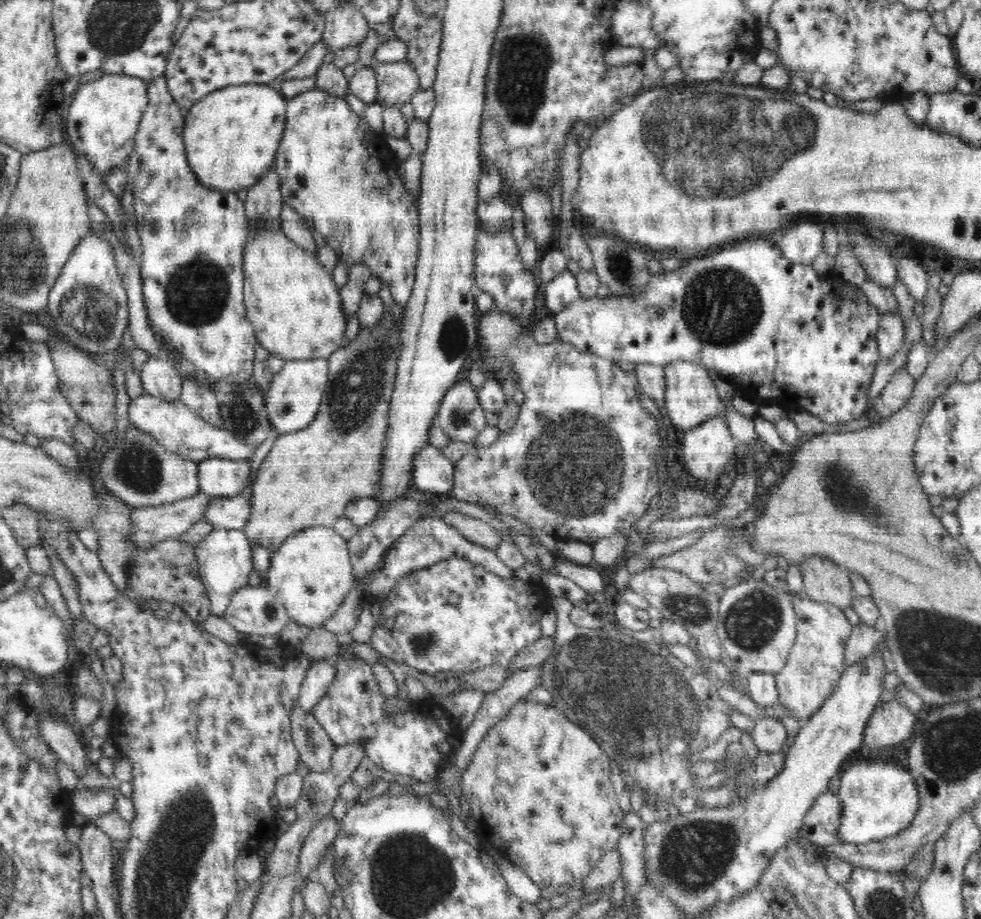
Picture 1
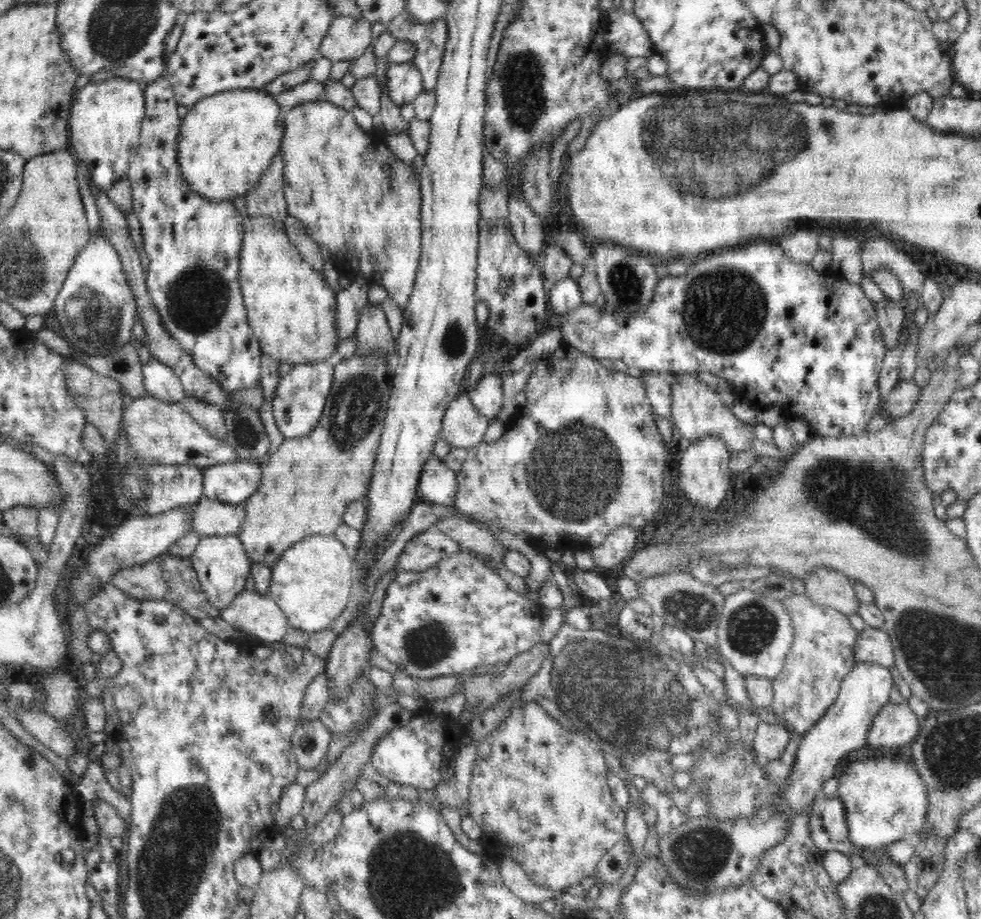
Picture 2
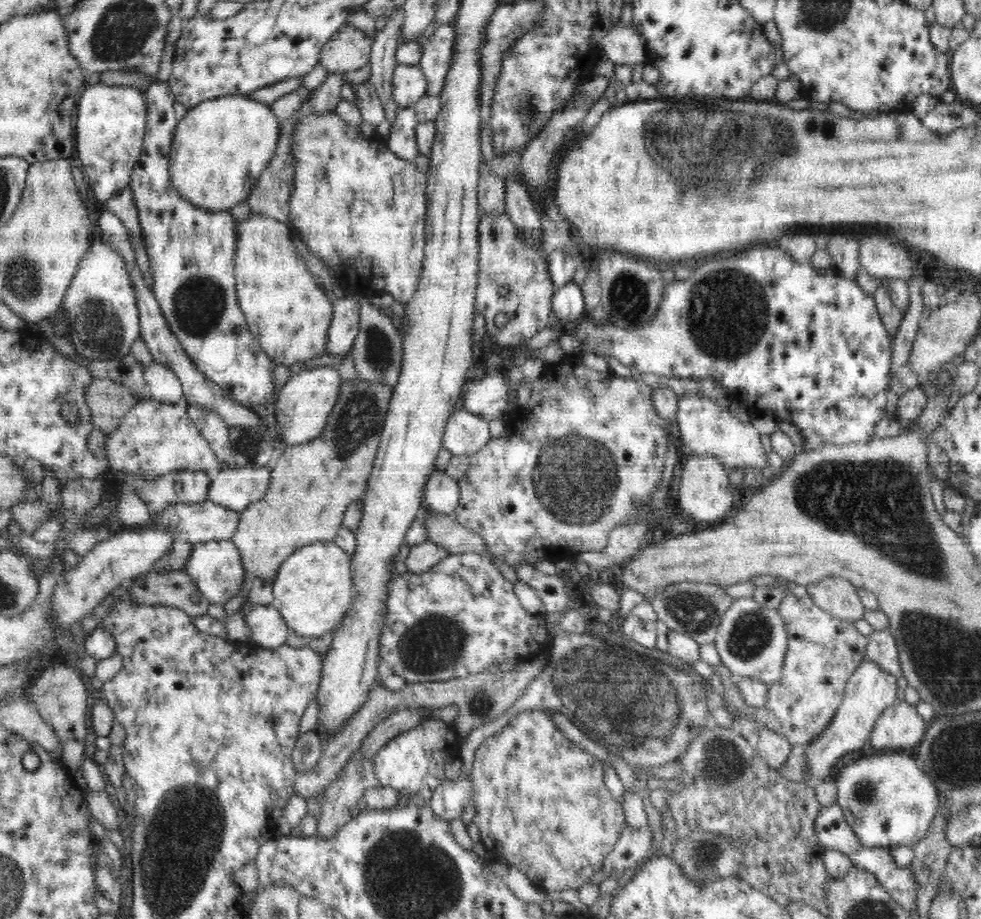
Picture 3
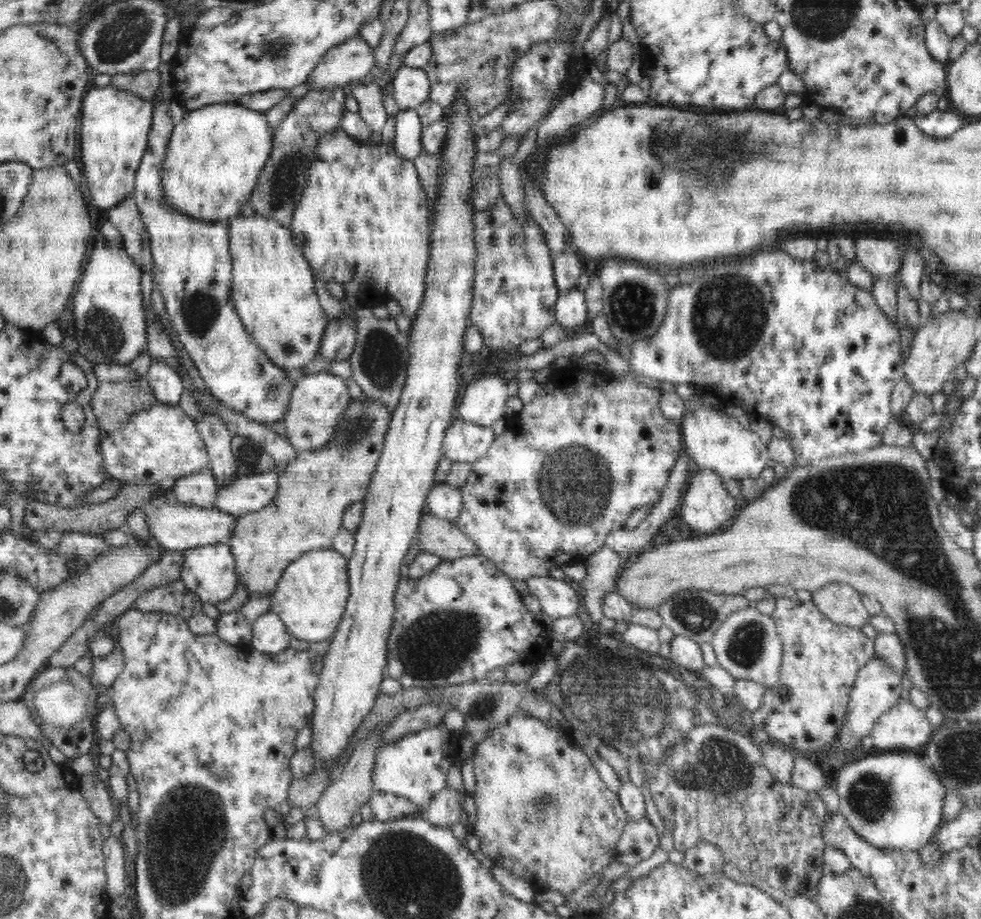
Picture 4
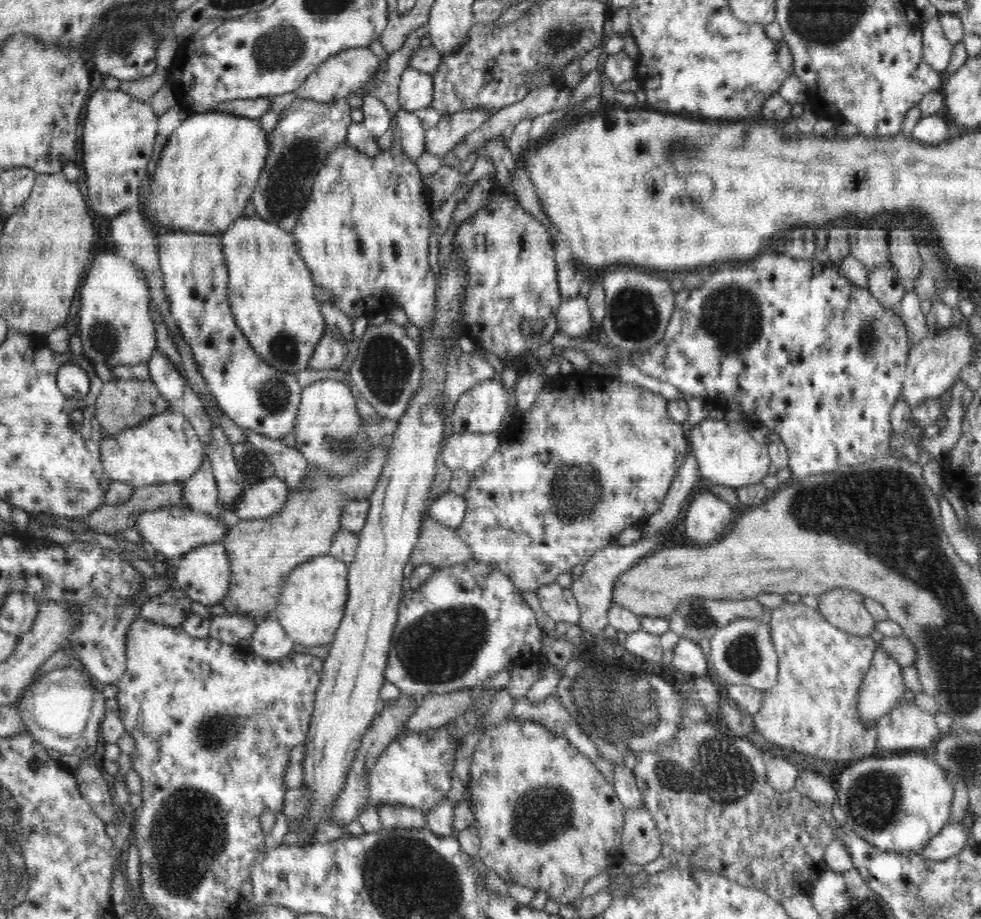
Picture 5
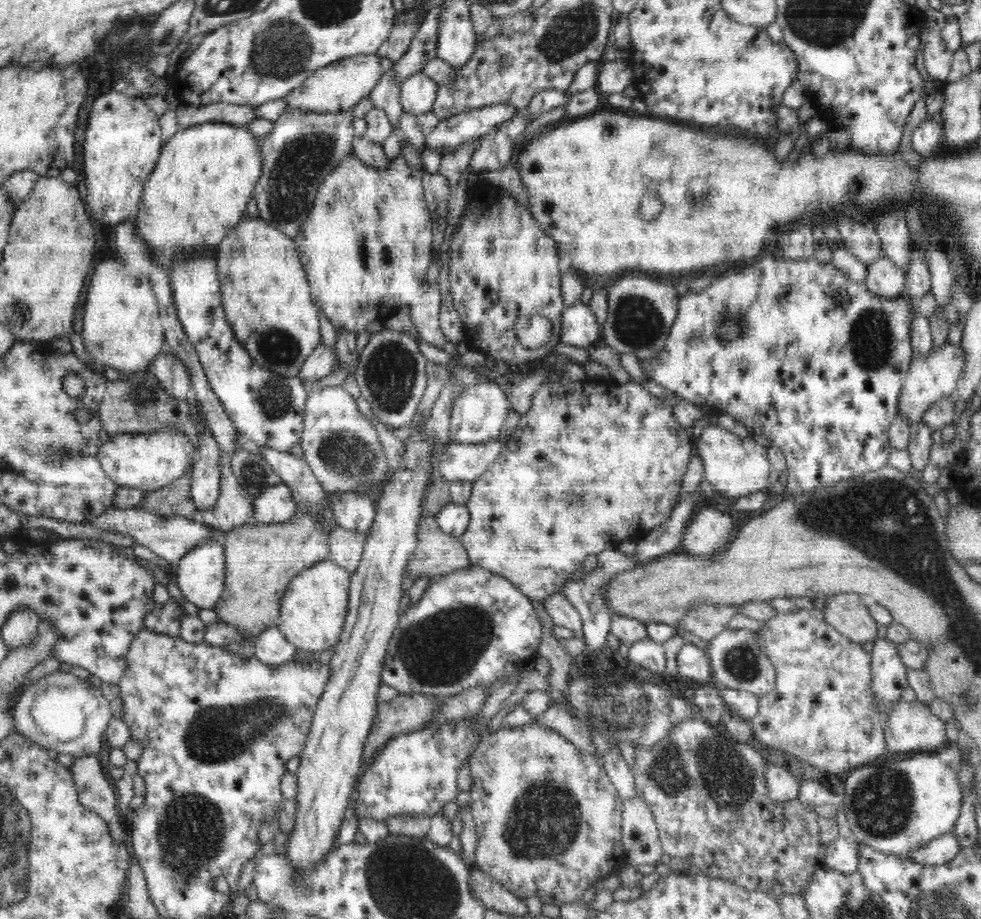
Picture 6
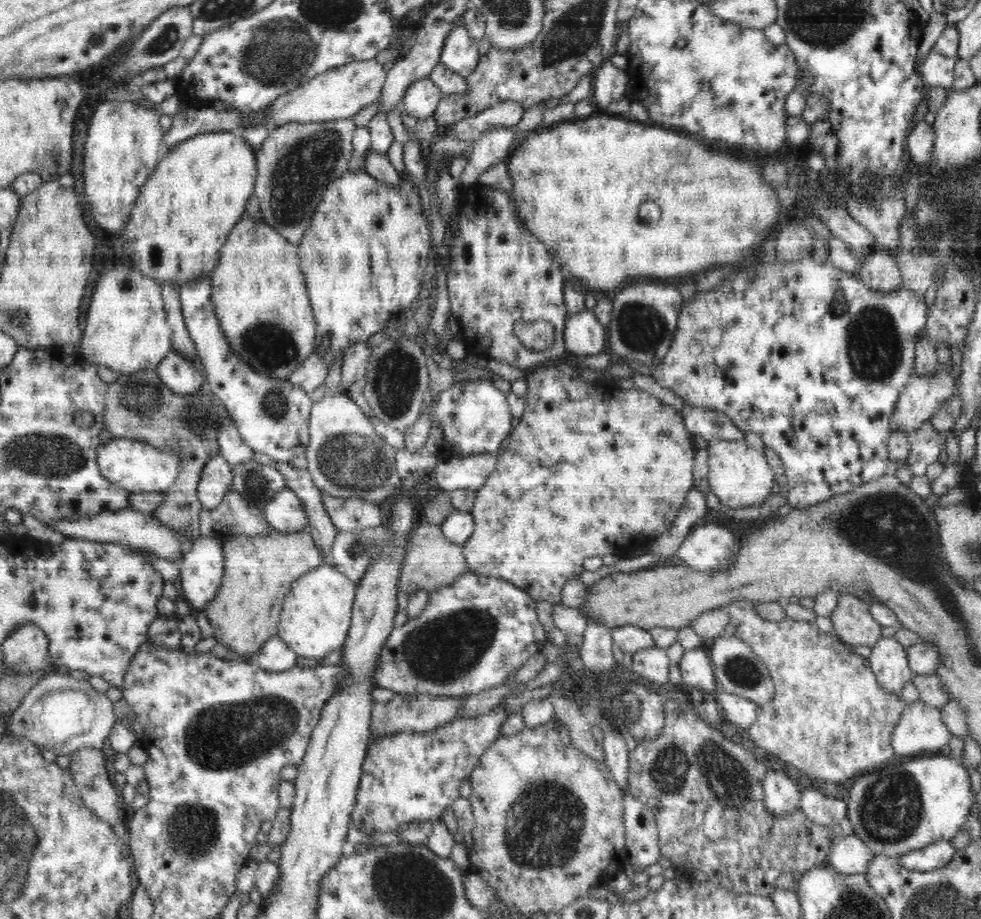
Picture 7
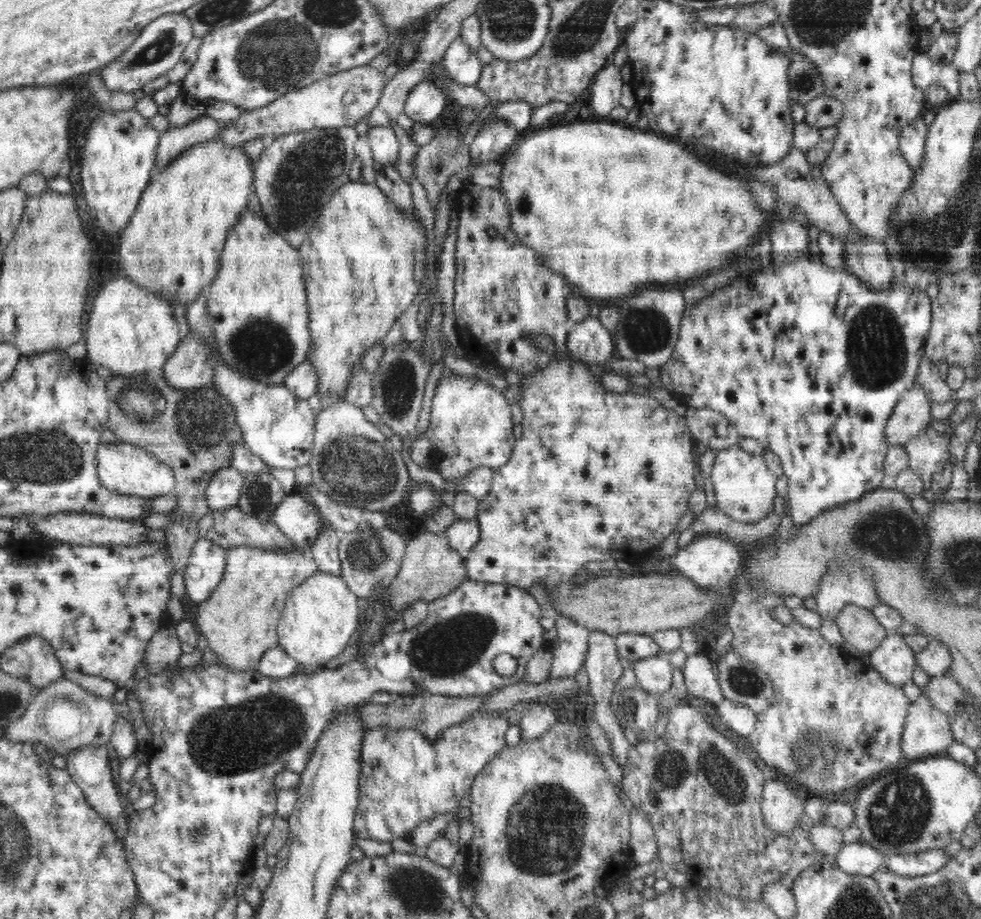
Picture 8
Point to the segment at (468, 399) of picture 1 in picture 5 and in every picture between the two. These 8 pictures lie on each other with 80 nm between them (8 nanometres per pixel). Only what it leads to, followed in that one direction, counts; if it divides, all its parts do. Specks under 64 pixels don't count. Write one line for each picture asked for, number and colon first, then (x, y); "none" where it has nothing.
2: (463, 426)
3: (465, 433)
4: (464, 441)
5: (468, 451)

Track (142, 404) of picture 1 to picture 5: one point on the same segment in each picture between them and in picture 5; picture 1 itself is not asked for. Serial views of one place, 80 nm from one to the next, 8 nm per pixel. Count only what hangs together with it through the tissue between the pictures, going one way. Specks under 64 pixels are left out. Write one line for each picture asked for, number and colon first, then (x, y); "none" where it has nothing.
2: (156, 430)
3: (154, 438)
4: (160, 441)
5: (165, 447)

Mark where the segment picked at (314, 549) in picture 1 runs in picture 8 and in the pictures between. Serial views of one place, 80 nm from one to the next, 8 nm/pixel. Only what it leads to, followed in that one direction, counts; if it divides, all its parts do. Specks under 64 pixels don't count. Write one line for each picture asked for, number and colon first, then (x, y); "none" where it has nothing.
2: (312, 581)
3: (313, 590)
4: (311, 599)
5: (311, 607)
6: (313, 611)
7: (317, 612)
8: (321, 617)

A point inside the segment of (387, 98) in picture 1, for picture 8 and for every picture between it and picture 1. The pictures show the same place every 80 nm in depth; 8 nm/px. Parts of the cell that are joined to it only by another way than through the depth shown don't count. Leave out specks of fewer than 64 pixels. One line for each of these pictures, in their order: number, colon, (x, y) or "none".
2: (403, 81)
3: (409, 84)
4: (410, 86)
5: (415, 88)
6: (418, 92)
7: (421, 99)
8: (427, 103)

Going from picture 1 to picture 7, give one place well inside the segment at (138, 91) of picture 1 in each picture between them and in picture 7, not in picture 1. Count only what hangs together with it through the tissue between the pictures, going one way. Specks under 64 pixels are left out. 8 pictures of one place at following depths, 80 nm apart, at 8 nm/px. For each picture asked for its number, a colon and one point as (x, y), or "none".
2: (105, 123)
3: (111, 119)
4: (115, 124)
5: (120, 131)
6: (123, 142)
7: (121, 153)

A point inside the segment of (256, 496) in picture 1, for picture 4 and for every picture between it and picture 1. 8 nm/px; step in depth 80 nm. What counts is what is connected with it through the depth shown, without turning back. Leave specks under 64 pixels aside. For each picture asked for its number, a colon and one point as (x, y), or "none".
2: (305, 487)
3: (312, 484)
4: (313, 492)

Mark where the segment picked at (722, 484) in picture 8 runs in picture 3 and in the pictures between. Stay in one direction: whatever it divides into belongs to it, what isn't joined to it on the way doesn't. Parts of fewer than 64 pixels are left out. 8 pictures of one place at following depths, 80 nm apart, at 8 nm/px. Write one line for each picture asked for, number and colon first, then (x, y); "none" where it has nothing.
3: (702, 427)
4: (714, 440)
5: (726, 453)
6: (736, 466)
7: (739, 475)

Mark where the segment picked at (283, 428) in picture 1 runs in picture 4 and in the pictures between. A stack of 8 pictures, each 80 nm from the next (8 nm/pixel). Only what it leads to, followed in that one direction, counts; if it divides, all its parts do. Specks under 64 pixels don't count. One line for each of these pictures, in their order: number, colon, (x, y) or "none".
2: (300, 398)
3: (304, 404)
4: (318, 400)

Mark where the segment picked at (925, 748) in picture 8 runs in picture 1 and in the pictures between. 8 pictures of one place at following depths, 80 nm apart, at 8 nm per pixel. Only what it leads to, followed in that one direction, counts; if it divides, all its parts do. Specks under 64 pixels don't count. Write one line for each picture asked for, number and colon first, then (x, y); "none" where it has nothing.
1: (892, 722)
2: (896, 724)
3: (899, 726)
4: (904, 726)
5: (906, 726)
6: (911, 726)
7: (920, 730)

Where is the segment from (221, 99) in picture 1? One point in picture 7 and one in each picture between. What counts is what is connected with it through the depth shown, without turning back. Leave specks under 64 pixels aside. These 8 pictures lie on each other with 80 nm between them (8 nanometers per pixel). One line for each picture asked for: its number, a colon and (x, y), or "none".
2: (227, 141)
3: (220, 149)
4: (216, 154)
5: (206, 173)
6: (205, 176)
7: (184, 213)

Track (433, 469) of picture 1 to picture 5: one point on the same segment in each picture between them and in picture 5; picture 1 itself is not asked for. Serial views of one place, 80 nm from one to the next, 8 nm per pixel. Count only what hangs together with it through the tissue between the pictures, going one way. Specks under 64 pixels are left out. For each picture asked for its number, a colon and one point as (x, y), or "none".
2: (437, 484)
3: (441, 494)
4: (444, 501)
5: (448, 509)

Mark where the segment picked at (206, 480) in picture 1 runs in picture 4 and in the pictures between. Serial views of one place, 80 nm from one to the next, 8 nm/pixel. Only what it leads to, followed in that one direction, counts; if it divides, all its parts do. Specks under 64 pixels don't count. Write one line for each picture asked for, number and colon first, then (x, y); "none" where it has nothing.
2: (233, 483)
3: (235, 488)
4: (246, 492)

